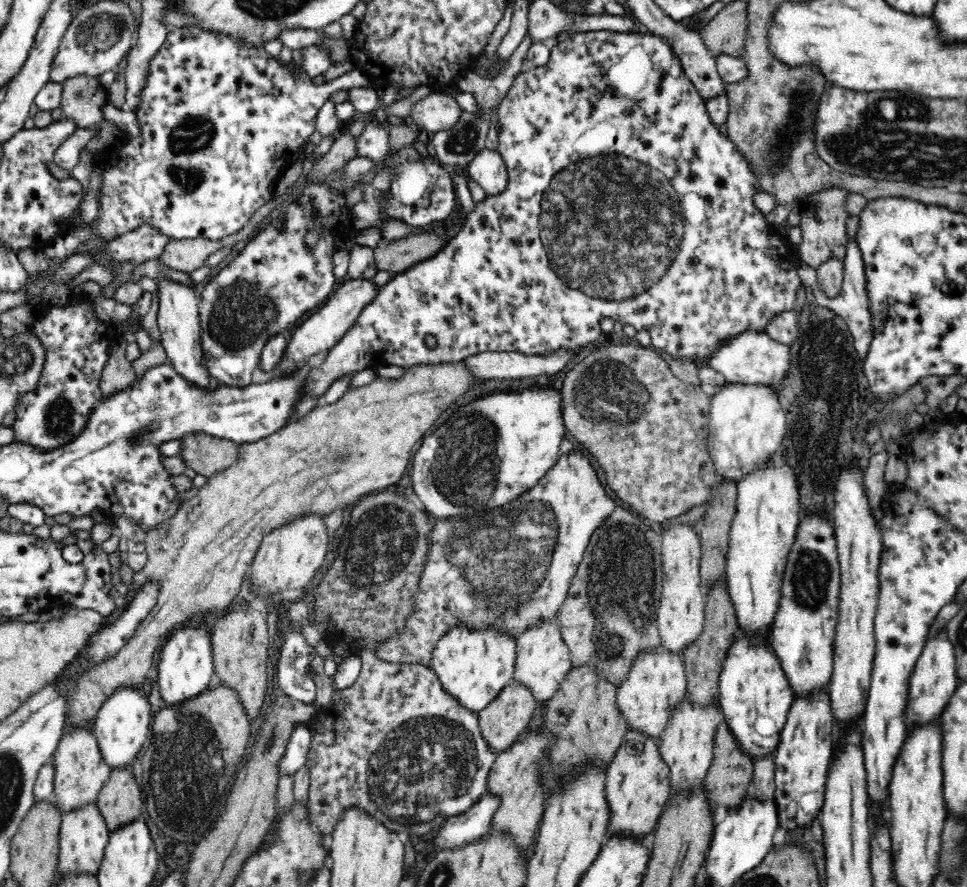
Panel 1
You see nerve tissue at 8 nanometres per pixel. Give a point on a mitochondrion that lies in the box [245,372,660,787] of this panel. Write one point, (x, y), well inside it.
(500, 562)

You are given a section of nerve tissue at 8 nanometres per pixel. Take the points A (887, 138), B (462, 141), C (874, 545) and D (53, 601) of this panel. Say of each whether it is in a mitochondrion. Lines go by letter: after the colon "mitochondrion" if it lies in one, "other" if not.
A: mitochondrion
B: mitochondrion
C: other
D: other

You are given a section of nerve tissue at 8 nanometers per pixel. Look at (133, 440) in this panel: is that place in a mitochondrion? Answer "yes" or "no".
yes

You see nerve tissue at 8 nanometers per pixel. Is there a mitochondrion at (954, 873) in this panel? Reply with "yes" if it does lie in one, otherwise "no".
yes

